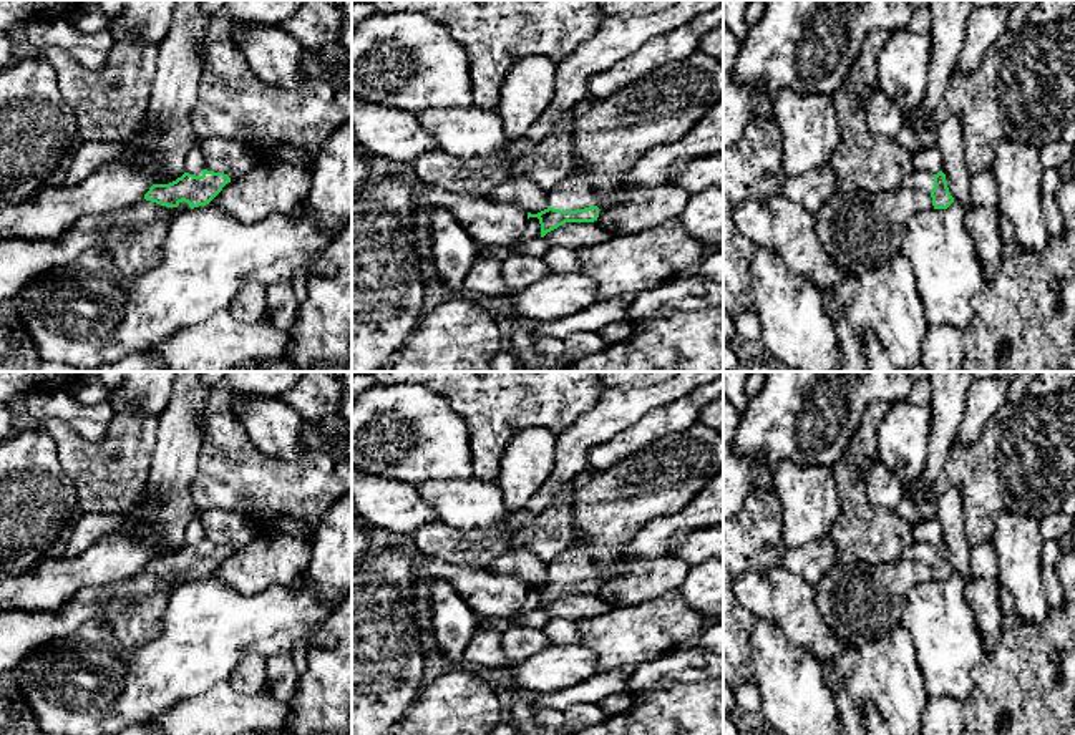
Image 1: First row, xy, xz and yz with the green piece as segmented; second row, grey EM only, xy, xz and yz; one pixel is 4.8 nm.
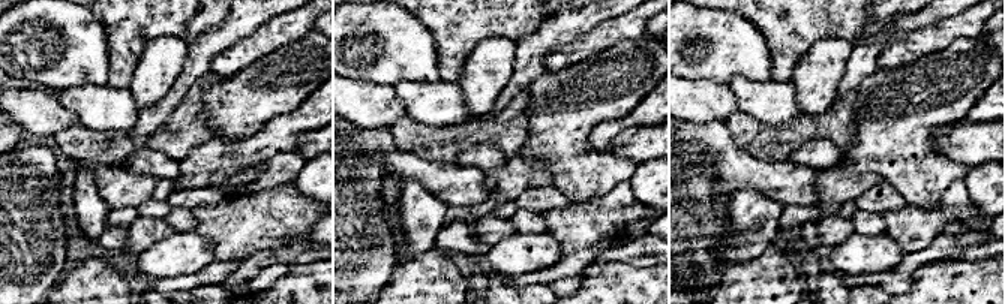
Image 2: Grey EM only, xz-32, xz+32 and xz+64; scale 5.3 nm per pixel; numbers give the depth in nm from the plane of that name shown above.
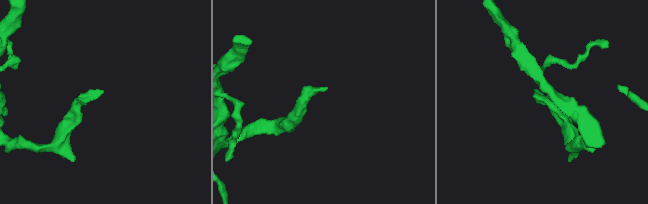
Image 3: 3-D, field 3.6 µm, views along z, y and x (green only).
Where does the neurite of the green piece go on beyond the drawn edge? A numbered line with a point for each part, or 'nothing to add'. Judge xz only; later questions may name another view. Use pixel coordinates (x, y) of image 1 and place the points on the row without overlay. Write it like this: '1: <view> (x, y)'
1: xz (578, 563)

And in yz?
1: yz (918, 551)

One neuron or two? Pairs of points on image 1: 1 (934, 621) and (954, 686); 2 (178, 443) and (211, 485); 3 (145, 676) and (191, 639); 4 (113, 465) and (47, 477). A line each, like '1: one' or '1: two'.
1: one
2: two
3: one
4: two

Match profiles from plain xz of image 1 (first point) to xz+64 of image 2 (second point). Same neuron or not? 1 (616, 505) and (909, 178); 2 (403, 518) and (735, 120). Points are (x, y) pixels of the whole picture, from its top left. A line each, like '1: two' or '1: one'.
1: one
2: two

